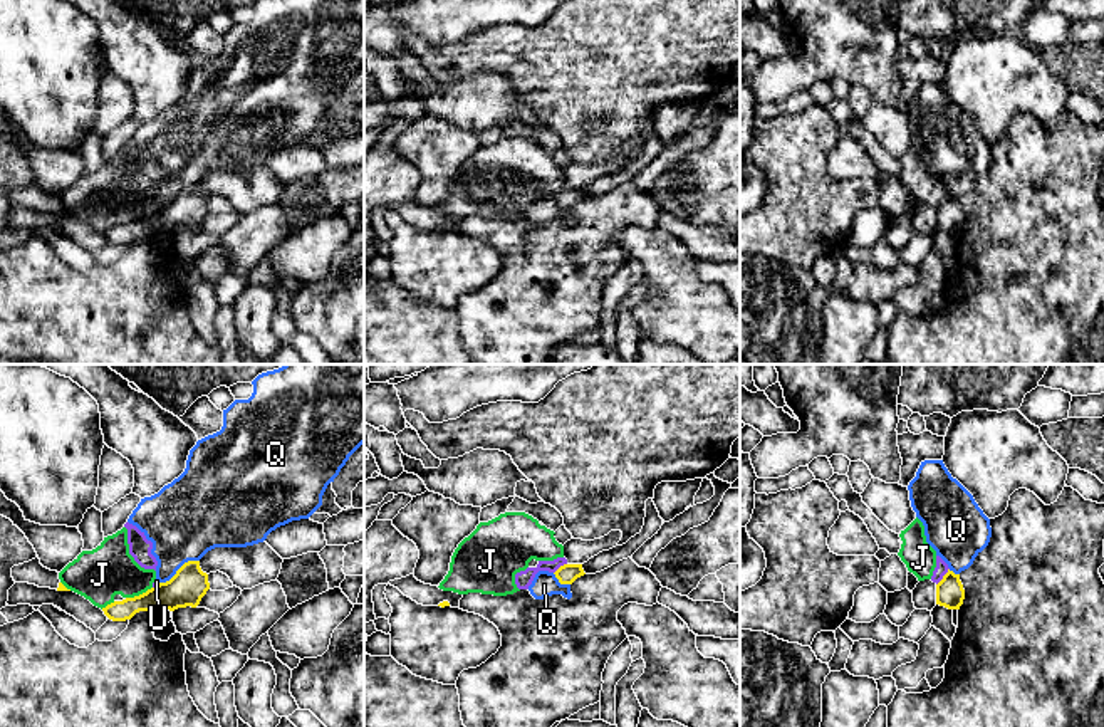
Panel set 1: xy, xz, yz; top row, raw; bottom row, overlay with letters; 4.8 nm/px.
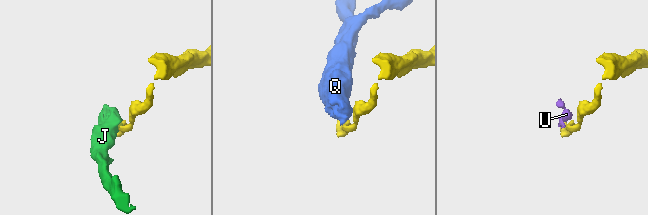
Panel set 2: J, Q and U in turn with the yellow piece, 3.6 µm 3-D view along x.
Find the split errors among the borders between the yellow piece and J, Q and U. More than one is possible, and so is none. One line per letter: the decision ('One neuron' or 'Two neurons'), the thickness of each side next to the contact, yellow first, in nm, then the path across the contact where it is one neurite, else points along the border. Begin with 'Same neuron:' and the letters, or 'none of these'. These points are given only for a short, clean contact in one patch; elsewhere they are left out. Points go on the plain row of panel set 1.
Same neuron: none of these
J: Two neurons. Thickness 170 nm (yellow) against 240 nm. Boundary: xy (151, 210), (126, 222)
Q: Two neurons. Thickness 170 nm (yellow) against 380 nm. Boundary: xy (198, 183), (188, 183), (168, 203), (160, 207)
U: Two neurons. Thickness 140 nm (yellow) against 70 nm. Boundary: yz (948, 192), (937, 209)

